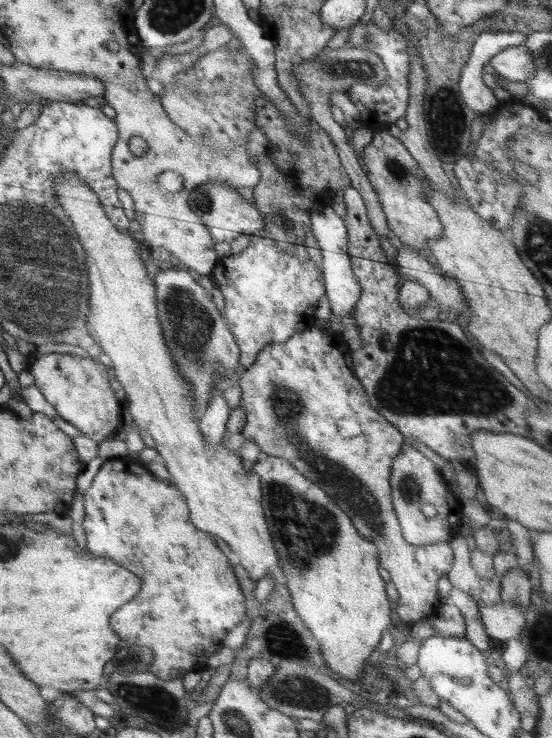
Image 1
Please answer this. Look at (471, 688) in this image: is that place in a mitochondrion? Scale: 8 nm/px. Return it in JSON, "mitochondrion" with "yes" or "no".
{"mitochondrion":"no"}

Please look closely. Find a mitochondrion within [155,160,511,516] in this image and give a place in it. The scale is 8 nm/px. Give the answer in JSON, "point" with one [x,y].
{"point":[190,325]}

